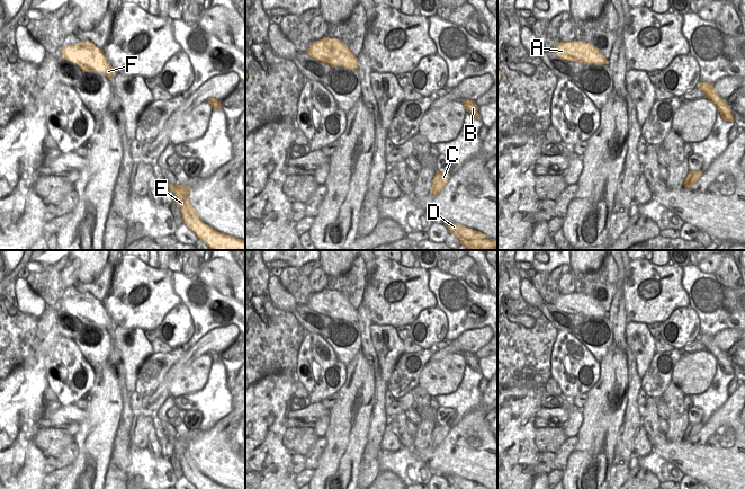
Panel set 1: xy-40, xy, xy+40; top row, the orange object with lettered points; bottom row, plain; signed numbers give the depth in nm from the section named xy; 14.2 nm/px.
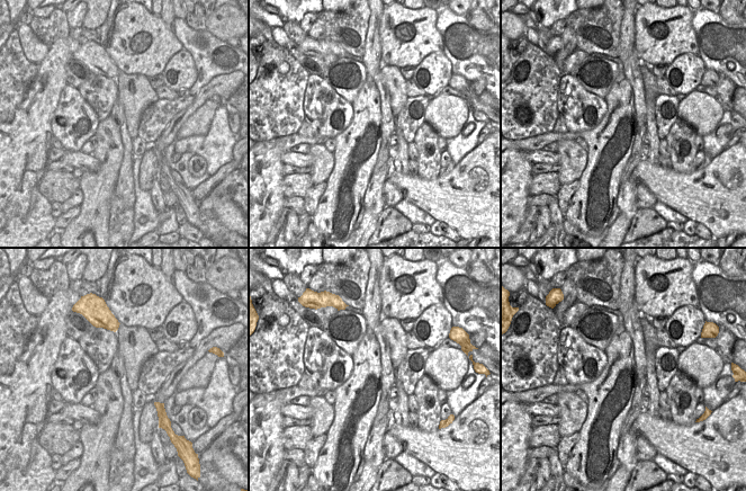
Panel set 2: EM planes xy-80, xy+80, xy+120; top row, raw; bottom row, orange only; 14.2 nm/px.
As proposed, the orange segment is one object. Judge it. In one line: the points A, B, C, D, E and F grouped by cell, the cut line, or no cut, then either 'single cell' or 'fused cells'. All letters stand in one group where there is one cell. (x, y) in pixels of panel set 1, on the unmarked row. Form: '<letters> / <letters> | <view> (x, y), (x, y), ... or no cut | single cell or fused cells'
A D E F / B C | xy-40 (179, 437), (188, 443) | fused cells

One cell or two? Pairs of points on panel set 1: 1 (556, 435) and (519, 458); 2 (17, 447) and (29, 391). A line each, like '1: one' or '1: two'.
1: two
2: one

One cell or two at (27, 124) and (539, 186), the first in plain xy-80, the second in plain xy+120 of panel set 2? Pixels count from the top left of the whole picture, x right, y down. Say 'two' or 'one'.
two

